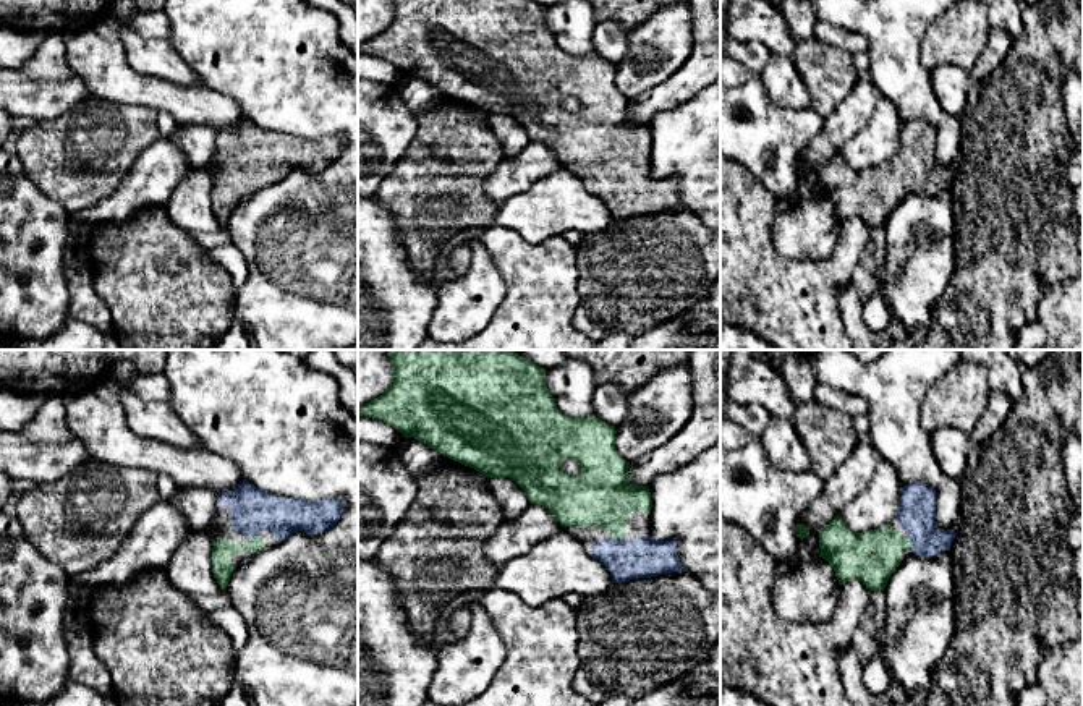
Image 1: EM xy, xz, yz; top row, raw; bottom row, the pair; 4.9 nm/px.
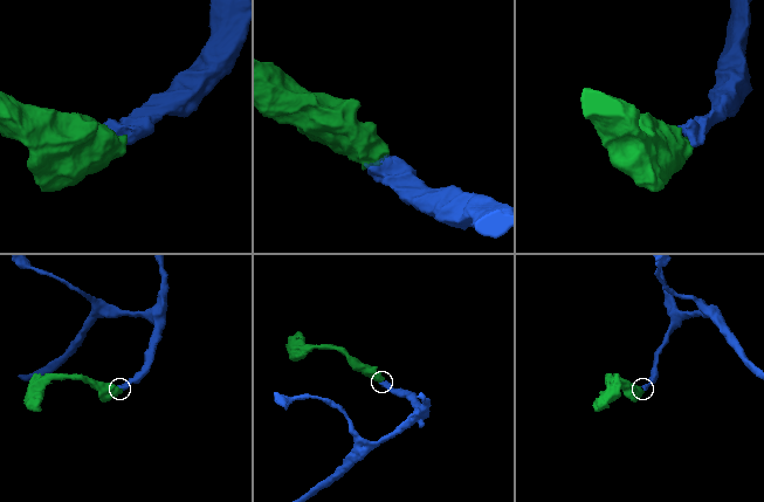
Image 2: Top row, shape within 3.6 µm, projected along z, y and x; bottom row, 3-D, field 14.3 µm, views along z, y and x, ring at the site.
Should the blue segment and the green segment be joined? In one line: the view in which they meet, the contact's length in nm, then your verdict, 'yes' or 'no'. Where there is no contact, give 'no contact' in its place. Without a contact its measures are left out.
contact in xz; length 60 nm; yes

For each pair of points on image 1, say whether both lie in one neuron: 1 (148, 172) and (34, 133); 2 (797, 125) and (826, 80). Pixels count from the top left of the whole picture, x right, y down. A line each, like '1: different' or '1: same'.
1: different
2: different

